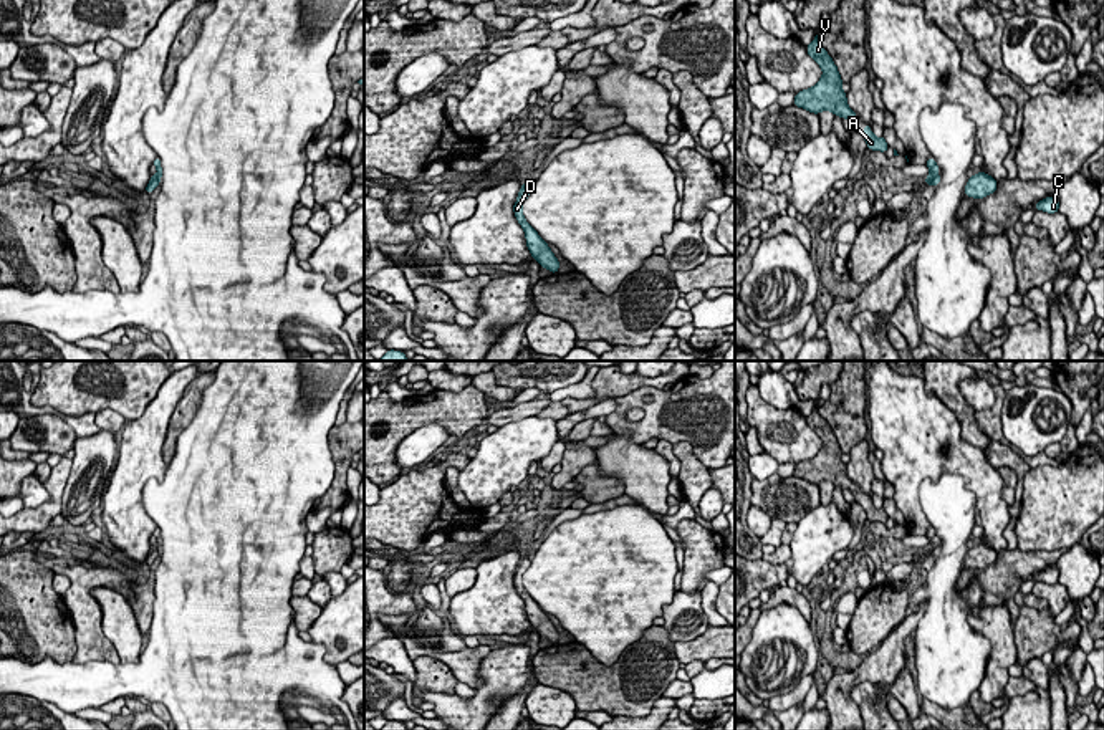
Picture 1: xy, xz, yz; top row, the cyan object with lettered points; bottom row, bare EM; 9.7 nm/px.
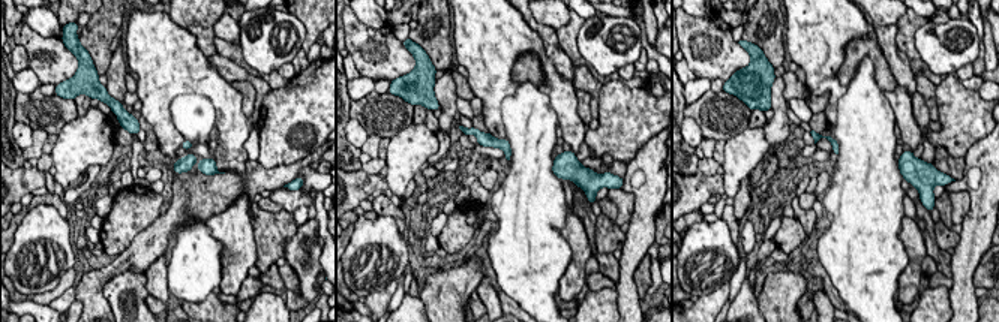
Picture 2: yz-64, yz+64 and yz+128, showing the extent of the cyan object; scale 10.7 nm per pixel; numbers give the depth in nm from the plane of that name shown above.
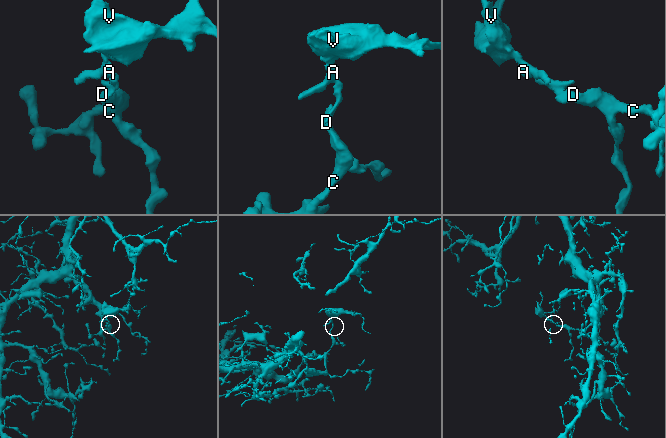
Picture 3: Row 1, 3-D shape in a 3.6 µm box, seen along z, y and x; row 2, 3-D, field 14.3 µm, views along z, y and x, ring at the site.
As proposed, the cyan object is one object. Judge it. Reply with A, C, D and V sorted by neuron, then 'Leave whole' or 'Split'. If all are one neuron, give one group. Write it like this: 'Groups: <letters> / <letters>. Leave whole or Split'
Groups: A V / C D. Split

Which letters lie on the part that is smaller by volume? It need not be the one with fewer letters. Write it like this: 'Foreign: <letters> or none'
Foreign: A, V

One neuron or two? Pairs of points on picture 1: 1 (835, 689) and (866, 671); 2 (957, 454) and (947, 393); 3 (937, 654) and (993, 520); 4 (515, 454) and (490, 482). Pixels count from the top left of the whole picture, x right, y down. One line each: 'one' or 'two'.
1: one
2: two
3: two
4: one

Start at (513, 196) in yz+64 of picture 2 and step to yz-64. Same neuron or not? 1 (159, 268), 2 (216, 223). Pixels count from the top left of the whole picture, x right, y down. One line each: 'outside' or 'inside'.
1: outside
2: outside

